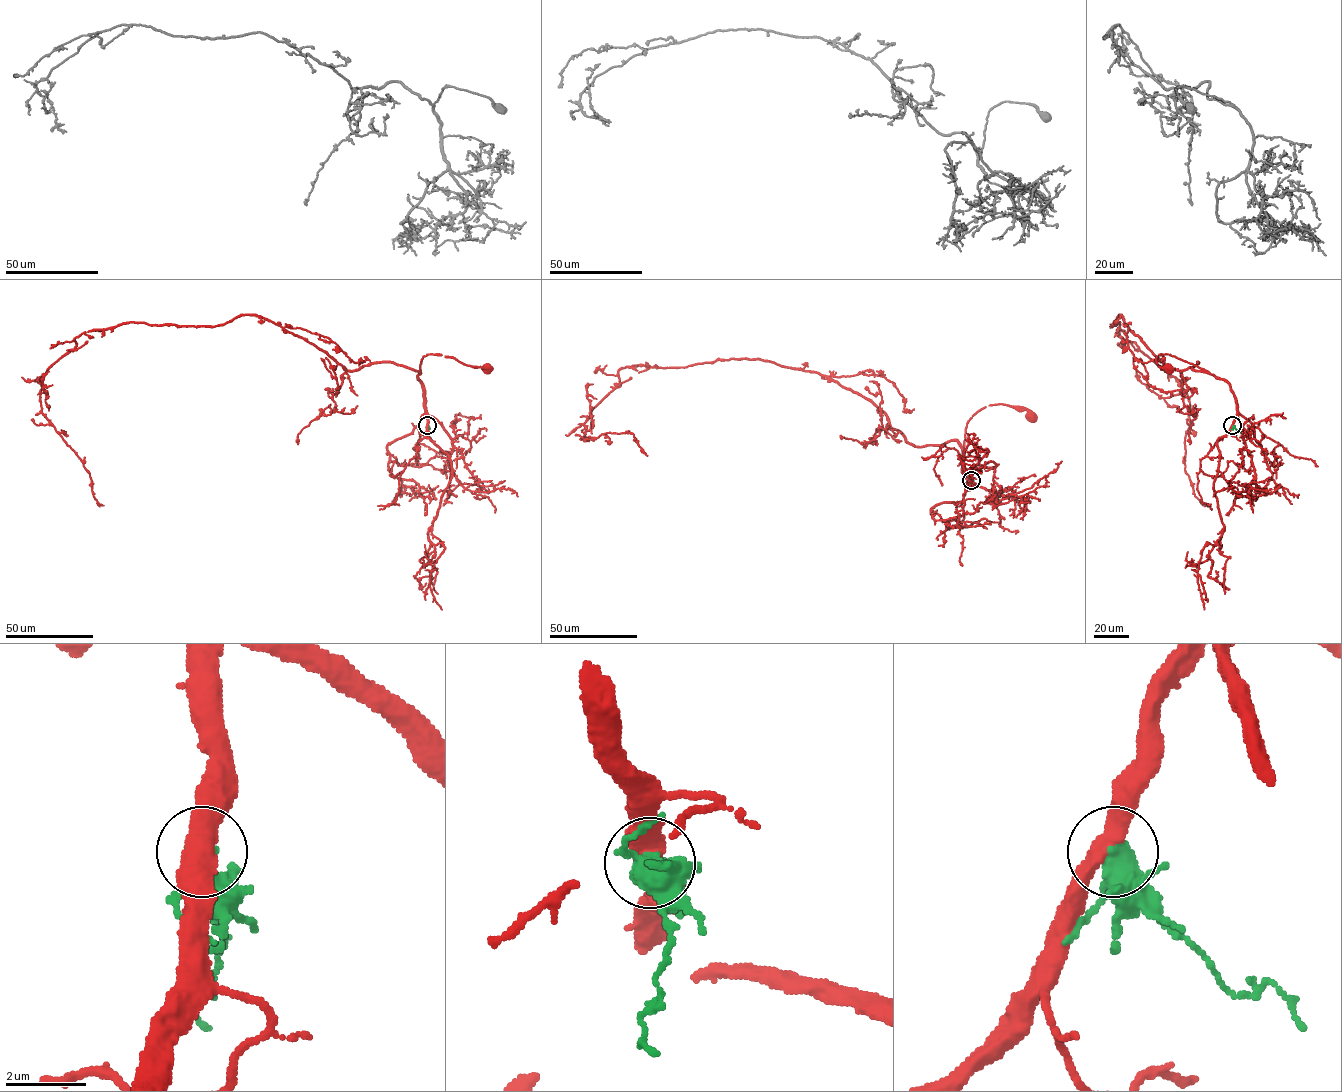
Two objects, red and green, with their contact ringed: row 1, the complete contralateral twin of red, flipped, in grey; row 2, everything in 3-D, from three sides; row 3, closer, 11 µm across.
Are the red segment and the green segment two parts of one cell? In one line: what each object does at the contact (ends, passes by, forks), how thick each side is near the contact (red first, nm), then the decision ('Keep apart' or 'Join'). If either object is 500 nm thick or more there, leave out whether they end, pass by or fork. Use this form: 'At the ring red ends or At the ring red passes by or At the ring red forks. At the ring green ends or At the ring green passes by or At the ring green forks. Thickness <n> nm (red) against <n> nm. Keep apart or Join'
Thickness 500 nm (red) against 480 nm. Keep apart

